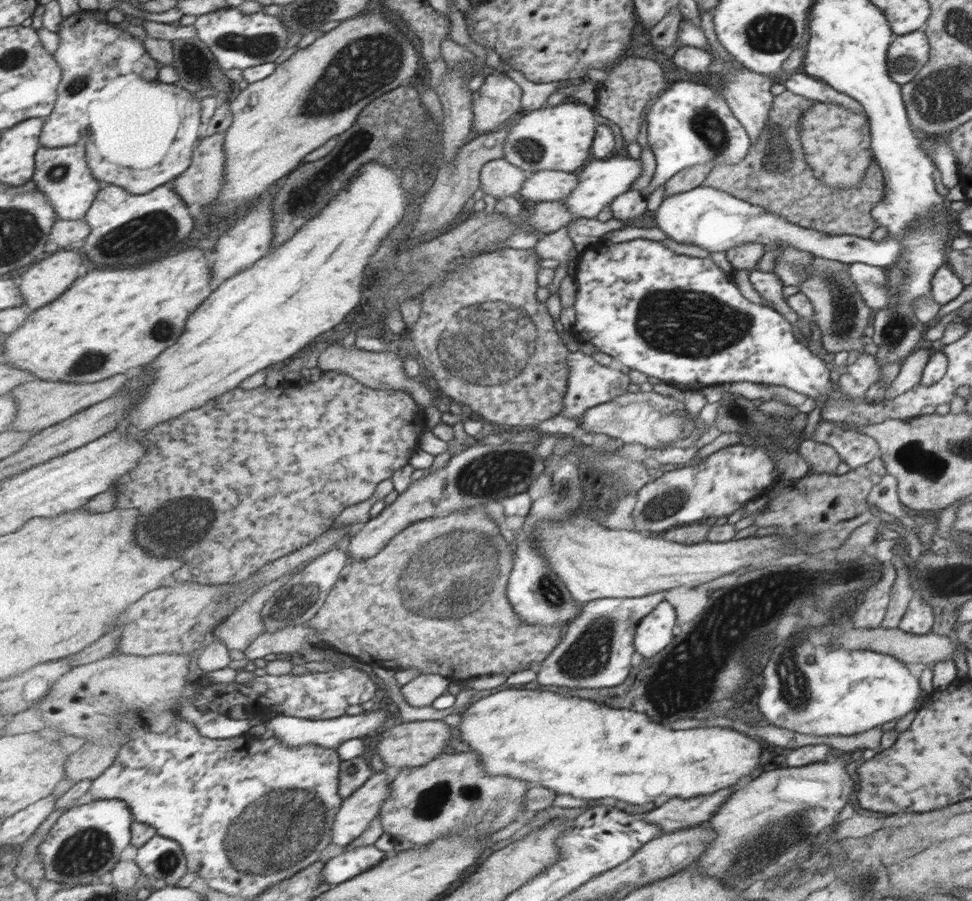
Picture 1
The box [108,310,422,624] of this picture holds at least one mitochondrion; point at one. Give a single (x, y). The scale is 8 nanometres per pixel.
(167, 530)

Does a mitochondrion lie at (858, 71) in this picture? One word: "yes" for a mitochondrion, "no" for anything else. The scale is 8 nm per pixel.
no

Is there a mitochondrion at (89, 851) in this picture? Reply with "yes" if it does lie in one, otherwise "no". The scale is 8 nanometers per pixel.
yes

